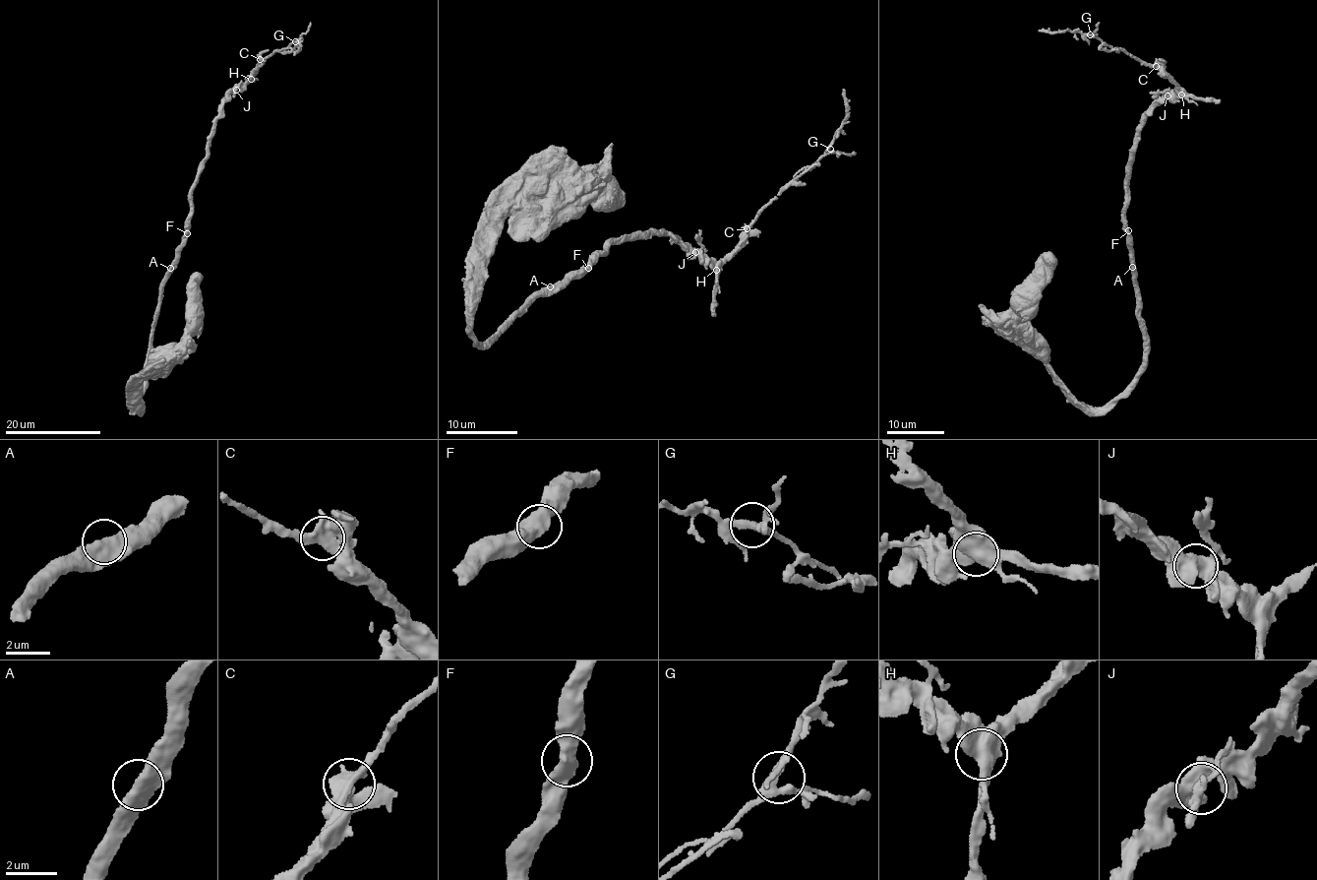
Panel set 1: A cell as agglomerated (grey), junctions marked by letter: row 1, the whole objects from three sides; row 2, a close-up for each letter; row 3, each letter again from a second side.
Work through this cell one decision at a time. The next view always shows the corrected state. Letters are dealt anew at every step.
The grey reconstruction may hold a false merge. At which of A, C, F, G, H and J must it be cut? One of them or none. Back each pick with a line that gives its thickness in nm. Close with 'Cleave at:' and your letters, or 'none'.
Cleave at: none

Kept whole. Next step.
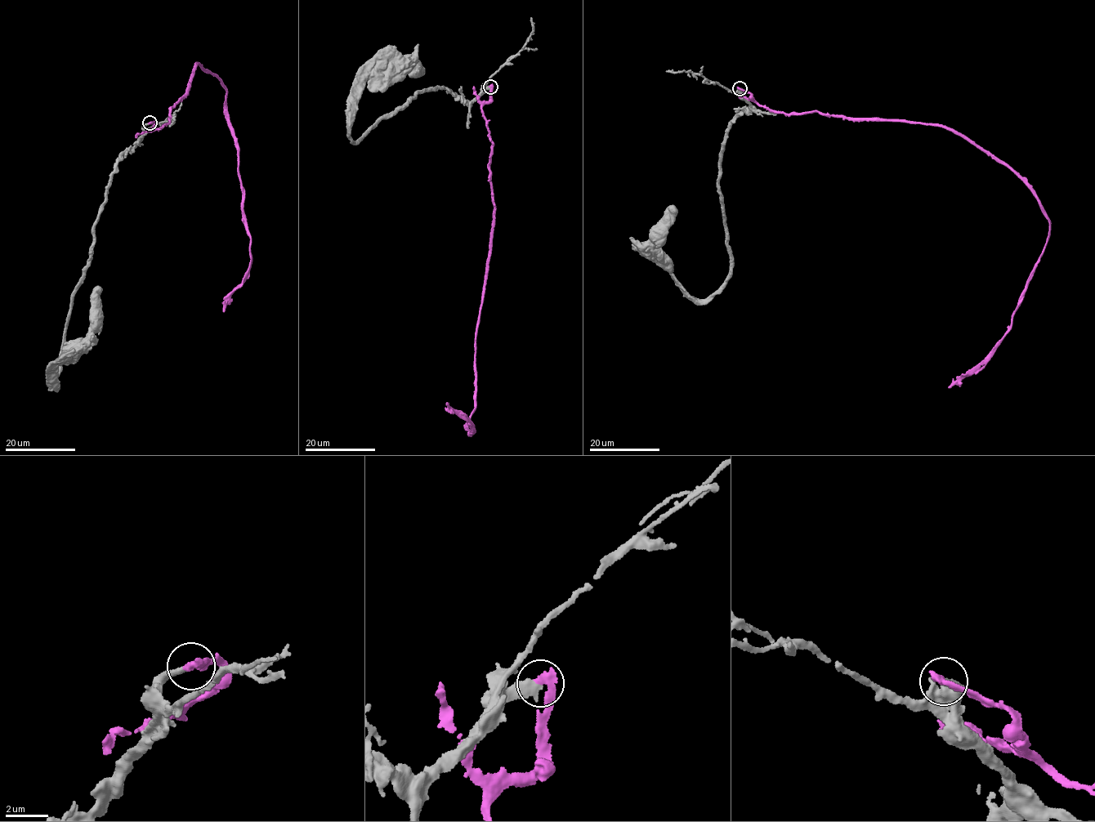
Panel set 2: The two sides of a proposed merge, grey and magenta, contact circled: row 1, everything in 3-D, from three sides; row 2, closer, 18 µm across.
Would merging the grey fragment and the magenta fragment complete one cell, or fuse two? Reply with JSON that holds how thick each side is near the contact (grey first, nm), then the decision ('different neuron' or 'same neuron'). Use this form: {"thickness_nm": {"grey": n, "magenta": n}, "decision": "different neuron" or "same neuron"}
{"thickness_nm": {"grey": 400, "magenta": 440}, "decision": "different neuron"}

